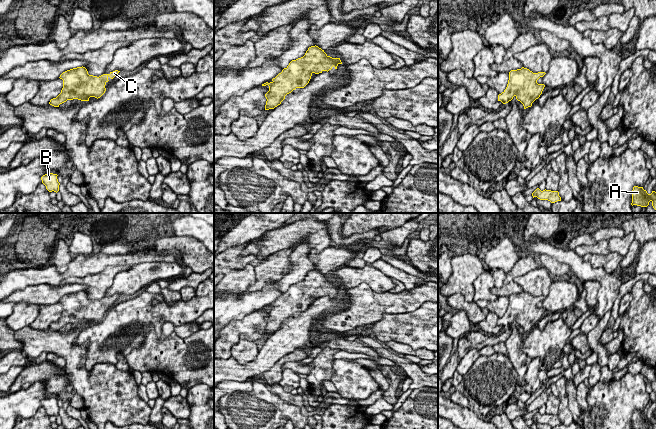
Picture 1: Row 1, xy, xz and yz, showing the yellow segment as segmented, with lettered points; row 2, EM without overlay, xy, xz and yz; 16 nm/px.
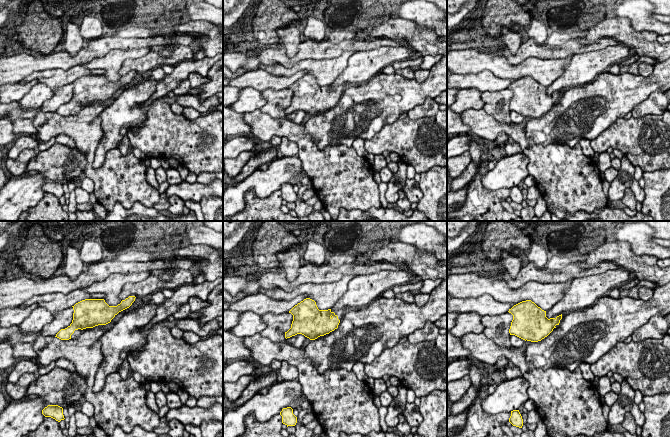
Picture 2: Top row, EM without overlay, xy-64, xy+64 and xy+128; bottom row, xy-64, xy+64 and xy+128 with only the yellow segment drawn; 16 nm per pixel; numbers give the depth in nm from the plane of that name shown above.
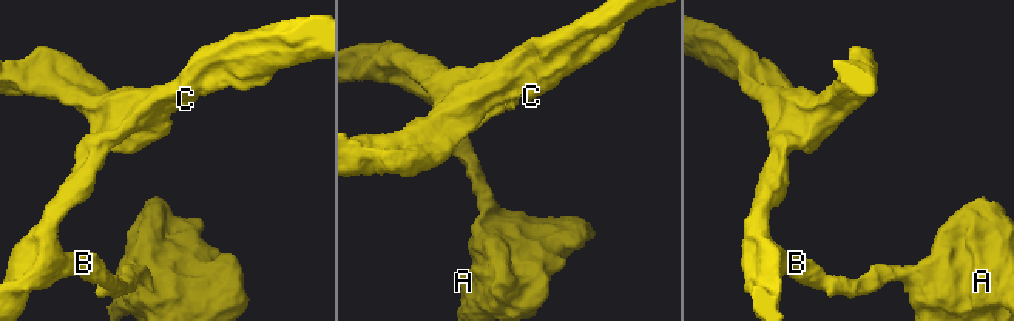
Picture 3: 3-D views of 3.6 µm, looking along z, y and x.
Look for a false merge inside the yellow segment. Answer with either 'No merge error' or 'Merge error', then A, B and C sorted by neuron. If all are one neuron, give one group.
No merge error. Groups: A B C

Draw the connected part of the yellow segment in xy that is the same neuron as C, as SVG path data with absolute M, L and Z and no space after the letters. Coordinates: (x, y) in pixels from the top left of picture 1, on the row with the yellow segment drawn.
M77 67L63 72L60 79L63 80L61 93L50 100L49 104L59 107L67 100L78 99L89 101L90 97L100 98L106 91L105 85L110 77L113 79L120 71L115 70L99 77L89 75L85 67Z

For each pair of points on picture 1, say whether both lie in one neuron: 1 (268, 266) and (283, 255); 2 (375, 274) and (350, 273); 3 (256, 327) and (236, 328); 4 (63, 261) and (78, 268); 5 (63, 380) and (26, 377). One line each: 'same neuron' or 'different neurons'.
1: same neuron
2: same neuron
3: same neuron
4: different neurons
5: same neuron

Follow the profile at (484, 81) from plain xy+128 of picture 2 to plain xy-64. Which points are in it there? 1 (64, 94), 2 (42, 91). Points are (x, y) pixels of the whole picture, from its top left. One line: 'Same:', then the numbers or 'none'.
Same: none

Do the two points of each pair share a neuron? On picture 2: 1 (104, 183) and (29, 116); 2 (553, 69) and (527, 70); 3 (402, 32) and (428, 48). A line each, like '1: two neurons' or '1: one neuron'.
1: two neurons
2: one neuron
3: one neuron

